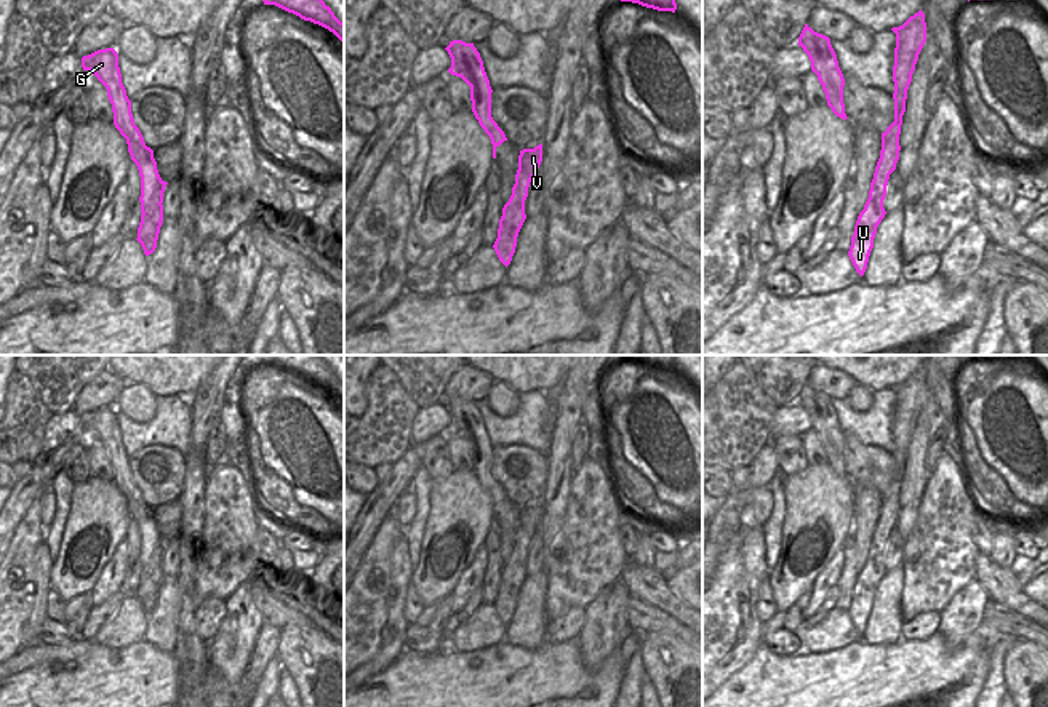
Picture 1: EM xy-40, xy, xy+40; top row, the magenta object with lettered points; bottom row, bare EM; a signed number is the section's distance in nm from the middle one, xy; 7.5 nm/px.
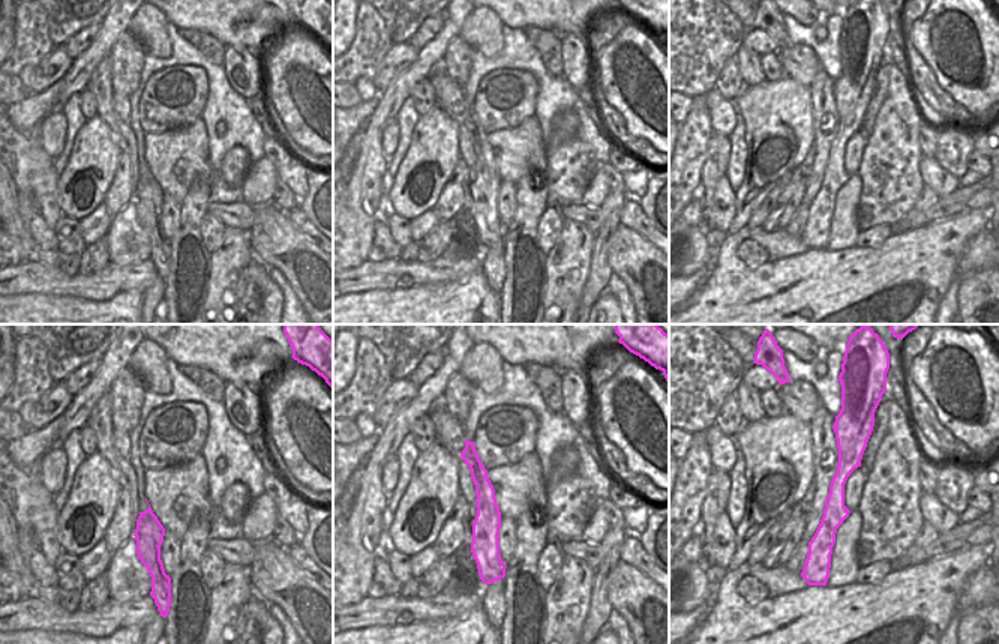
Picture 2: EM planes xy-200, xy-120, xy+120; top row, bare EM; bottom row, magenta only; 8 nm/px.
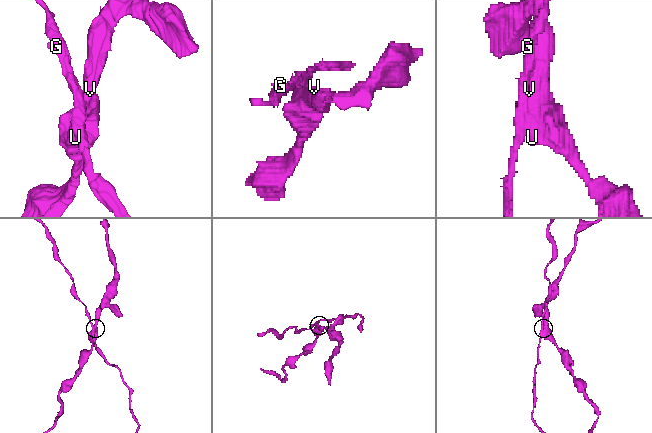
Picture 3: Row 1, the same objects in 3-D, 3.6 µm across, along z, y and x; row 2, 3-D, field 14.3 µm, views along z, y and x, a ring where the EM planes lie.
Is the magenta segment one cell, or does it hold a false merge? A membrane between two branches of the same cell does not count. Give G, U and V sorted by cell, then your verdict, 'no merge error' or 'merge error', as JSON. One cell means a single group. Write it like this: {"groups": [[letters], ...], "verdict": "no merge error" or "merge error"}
{"groups": [["G"], ["U", "V"]], "verdict": "merge error"}

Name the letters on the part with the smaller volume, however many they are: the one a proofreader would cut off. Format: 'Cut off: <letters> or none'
Cut off: G

